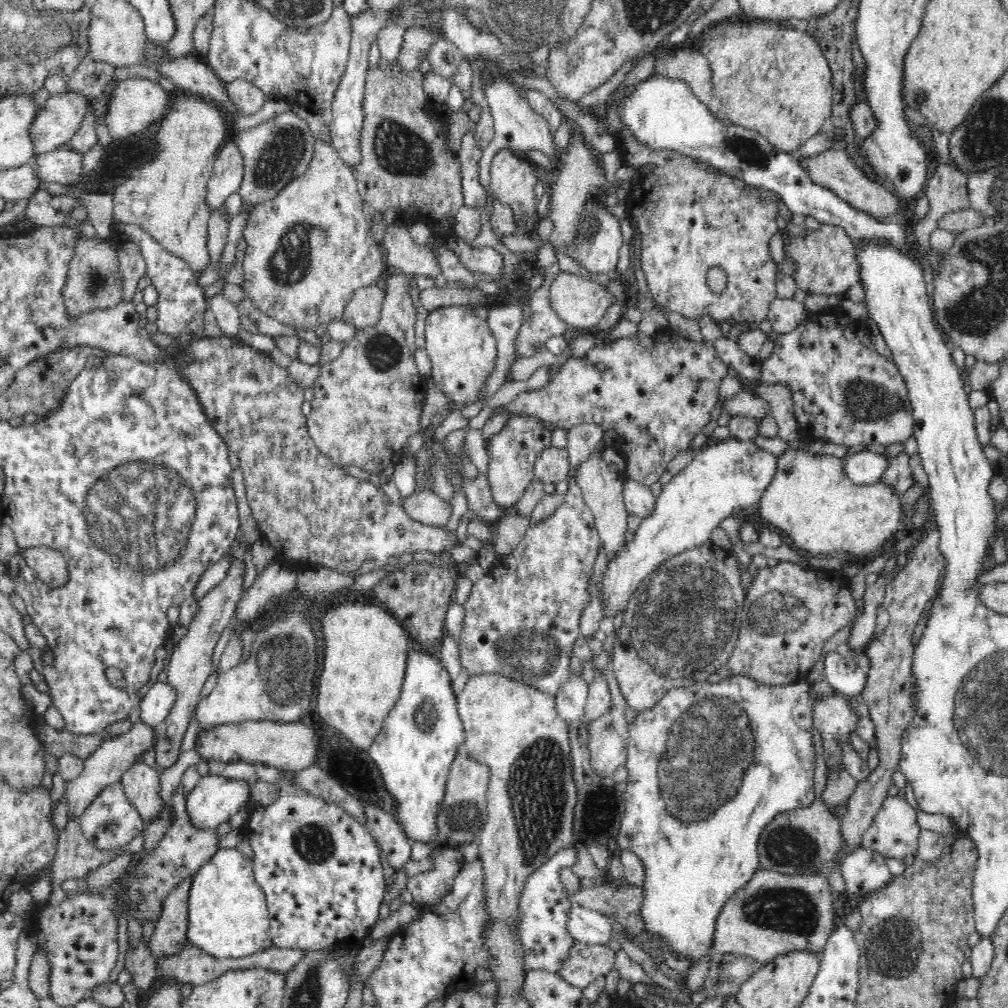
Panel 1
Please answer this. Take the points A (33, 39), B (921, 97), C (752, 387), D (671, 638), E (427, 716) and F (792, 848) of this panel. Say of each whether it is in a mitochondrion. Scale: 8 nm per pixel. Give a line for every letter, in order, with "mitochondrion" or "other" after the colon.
A: mitochondrion
B: mitochondrion
C: other
D: mitochondrion
E: mitochondrion
F: mitochondrion

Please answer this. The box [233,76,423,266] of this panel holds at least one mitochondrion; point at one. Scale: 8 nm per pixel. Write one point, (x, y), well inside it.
(283, 154)

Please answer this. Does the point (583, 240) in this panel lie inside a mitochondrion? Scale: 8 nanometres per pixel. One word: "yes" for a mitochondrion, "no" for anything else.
yes

